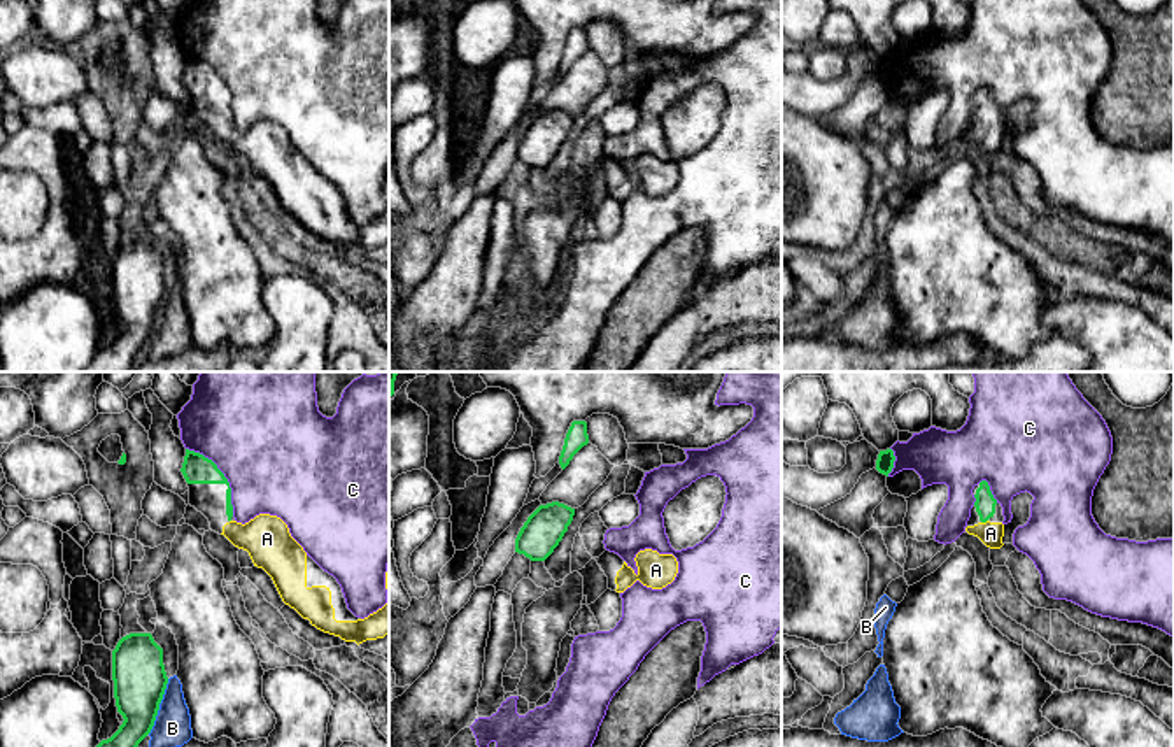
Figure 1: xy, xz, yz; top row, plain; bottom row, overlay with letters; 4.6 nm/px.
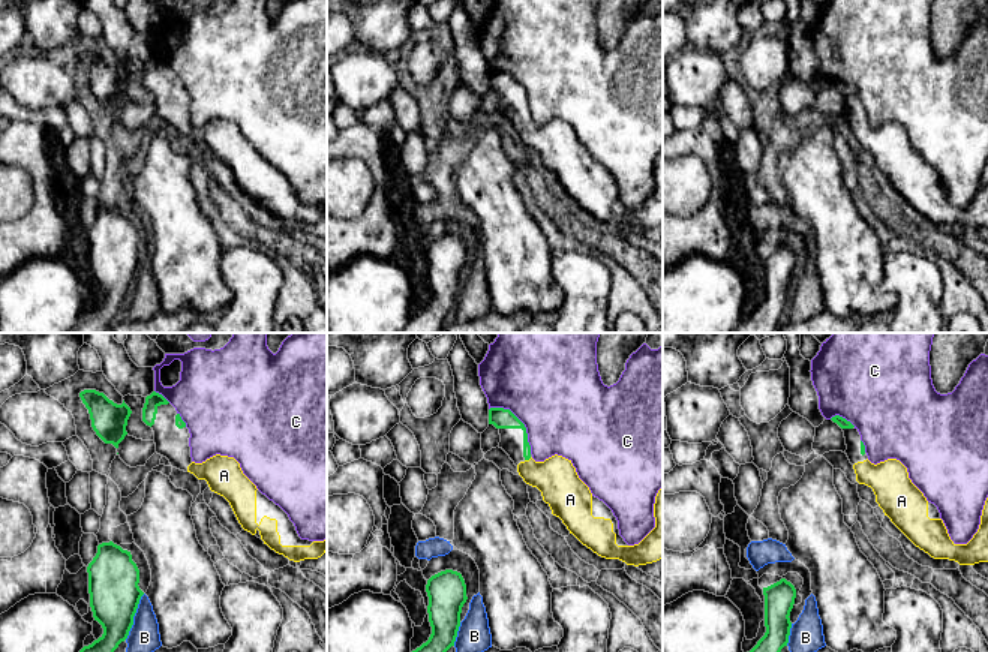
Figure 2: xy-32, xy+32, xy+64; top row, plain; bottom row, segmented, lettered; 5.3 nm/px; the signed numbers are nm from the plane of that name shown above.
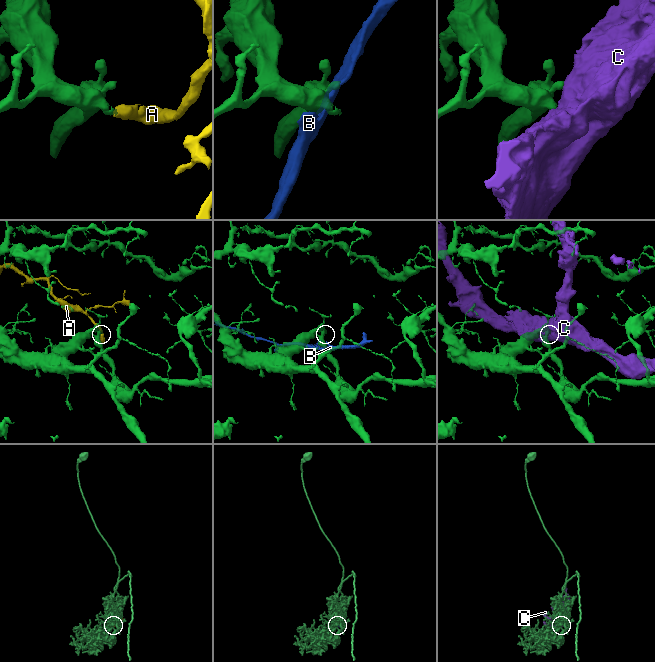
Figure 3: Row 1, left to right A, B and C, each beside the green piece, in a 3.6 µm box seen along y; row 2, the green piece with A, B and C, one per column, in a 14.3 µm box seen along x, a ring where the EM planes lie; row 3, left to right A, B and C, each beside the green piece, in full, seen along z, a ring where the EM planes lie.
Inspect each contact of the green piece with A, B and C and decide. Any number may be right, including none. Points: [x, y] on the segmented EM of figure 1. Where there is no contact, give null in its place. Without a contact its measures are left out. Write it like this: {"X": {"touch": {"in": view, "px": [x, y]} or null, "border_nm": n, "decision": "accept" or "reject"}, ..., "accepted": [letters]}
{"A": {"touch": {"in": "yz", "px": [983, 521]}, "border_nm": 40, "decision": "accept"}, "B": {"touch": {"in": "xy", "px": [158, 707]}, "border_nm": 280, "decision": "reject"}, "C": {"touch": {"in": "xy", "px": [223, 476]}, "border_nm": 380, "decision": "reject"}, "accepted": ["A"]}

